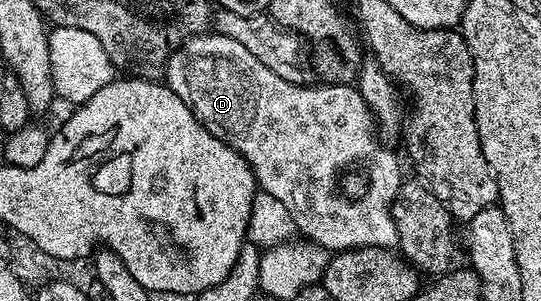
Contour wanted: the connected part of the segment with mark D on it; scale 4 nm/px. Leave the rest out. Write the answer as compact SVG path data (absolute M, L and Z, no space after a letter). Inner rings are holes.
M204 34L202 36L193 36L186 40L184 44L175 51L167 60L167 70L165 73L165 83L177 94L177 98L181 98L181 102L185 102L185 106L189 106L189 110L193 110L193 114L201 121L209 130L209 134L213 134L221 142L228 144L233 150L237 150L237 154L241 154L245 158L245 162L249 162L249 166L255 172L255 183L262 191L273 194L273 198L278 198L281 202L285 202L285 206L291 212L291 217L295 219L296 229L306 239L314 244L320 244L328 250L344 250L352 248L365 247L383 247L394 249L398 245L397 226L393 222L393 214L391 213L391 203L397 198L397 190L402 186L405 179L405 173L399 169L399 160L390 152L387 147L381 143L380 137L377 135L377 125L374 116L371 115L369 106L365 102L365 98L359 93L358 87L351 84L329 84L324 83L323 88L315 88L316 86L304 86L294 84L293 82L285 82L285 78L277 78L277 74L273 74L273 70L269 70L269 66L264 64L257 58L253 58L253 54L249 54L249 50L245 50L245 46L241 46L241 42L233 42L233 38L225 38L218 34ZM350 164L367 164L367 193L360 200L346 200L339 193L339 176L338 172L342 168L347 168Z

